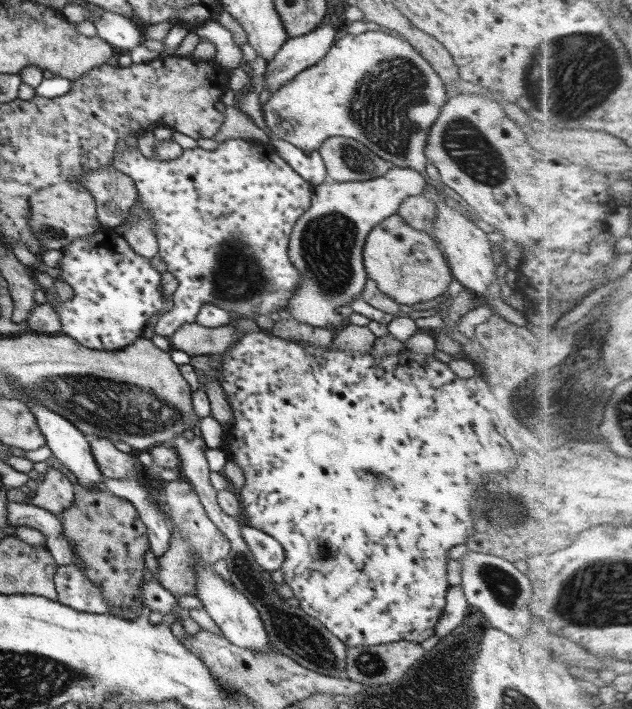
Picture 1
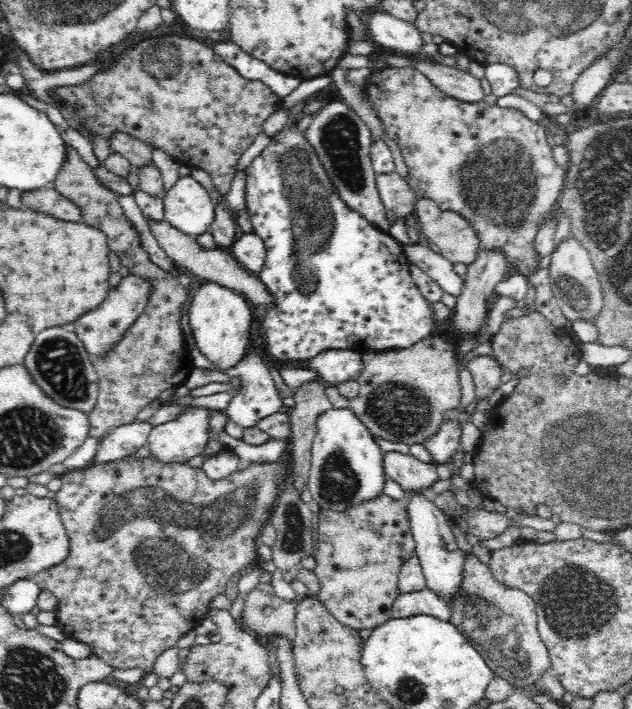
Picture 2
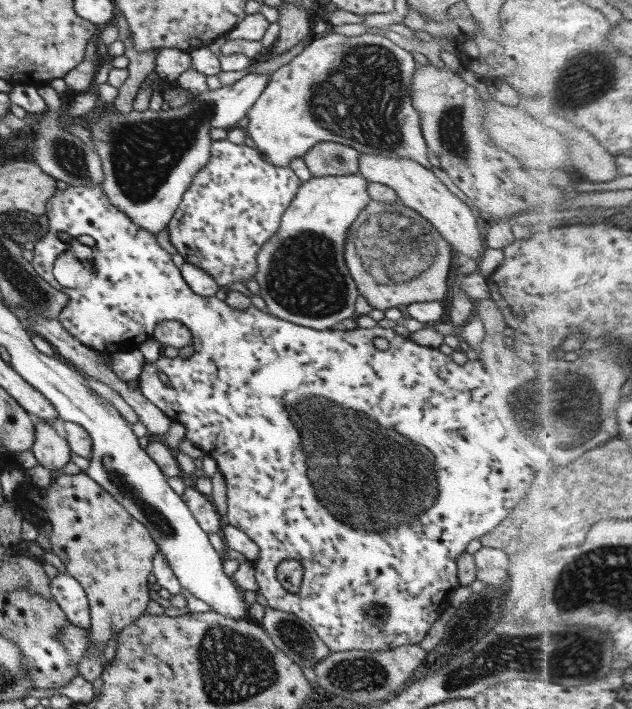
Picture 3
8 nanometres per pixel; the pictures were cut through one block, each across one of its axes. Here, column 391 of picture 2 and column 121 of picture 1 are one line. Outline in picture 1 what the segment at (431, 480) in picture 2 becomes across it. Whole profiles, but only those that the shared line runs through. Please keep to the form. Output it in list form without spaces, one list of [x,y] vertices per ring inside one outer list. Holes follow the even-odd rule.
[[[94,438],[90,442],[92,457],[102,476],[112,480],[126,480],[138,477],[142,466],[137,466],[132,456],[114,447],[114,442],[107,438]]]

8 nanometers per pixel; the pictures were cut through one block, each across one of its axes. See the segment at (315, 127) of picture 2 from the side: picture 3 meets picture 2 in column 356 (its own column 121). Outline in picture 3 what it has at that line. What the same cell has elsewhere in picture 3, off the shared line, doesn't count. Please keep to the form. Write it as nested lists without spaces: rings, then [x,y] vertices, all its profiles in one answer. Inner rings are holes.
[[[246,73],[240,80],[232,85],[224,85],[215,90],[196,93],[193,99],[184,106],[171,107],[168,110],[146,109],[142,112],[135,111],[124,115],[116,109],[96,108],[84,121],[78,119],[80,125],[91,132],[94,150],[102,159],[104,180],[101,183],[103,191],[110,202],[121,210],[130,220],[142,229],[157,235],[164,230],[172,220],[179,207],[183,194],[190,186],[194,175],[208,162],[211,153],[209,131],[211,128],[236,127],[250,107],[263,93],[271,76],[258,73]]]

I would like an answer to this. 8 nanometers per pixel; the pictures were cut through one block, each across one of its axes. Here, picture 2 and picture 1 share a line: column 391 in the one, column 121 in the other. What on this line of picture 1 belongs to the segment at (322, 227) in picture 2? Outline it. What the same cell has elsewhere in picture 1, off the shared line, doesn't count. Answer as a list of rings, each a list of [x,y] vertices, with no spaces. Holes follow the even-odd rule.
[[[100,225],[91,235],[74,239],[61,252],[64,256],[60,258],[60,264],[56,268],[60,270],[56,279],[70,284],[74,290],[72,299],[60,300],[55,308],[62,322],[61,334],[71,336],[86,348],[101,351],[126,348],[143,336],[146,322],[152,316],[164,314],[174,308],[172,296],[166,298],[162,295],[162,273],[154,269],[148,258],[139,256],[113,227]]]

